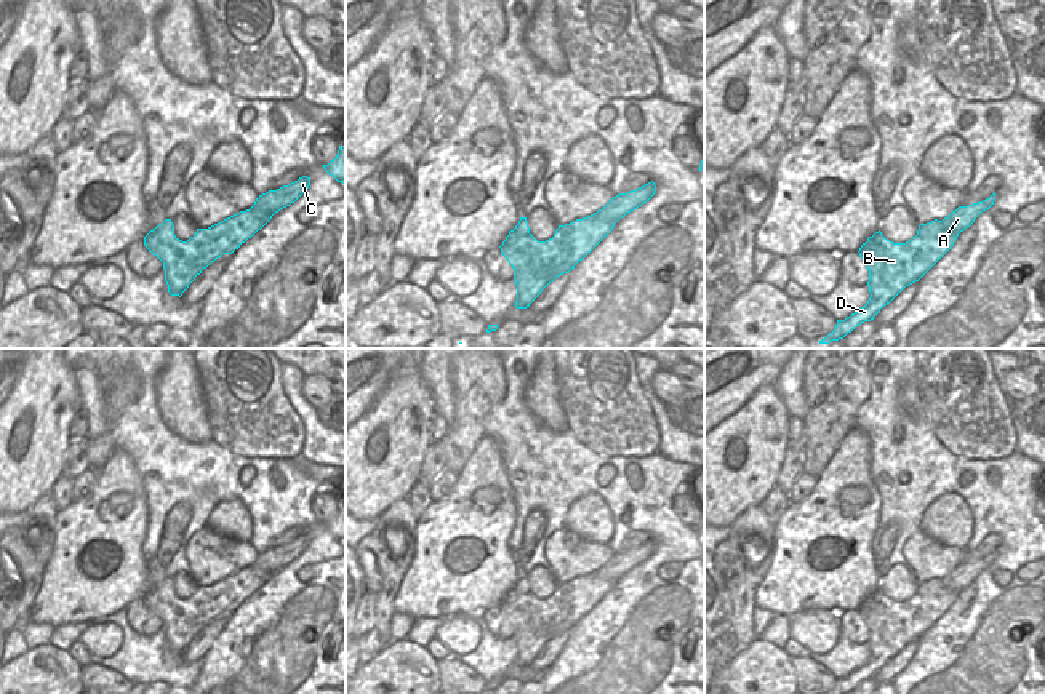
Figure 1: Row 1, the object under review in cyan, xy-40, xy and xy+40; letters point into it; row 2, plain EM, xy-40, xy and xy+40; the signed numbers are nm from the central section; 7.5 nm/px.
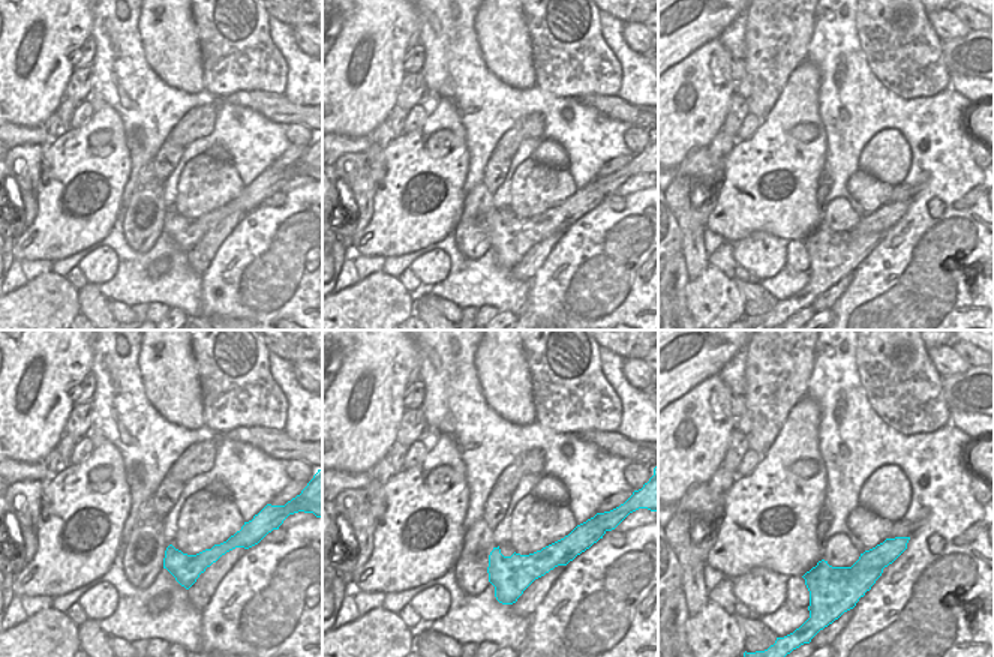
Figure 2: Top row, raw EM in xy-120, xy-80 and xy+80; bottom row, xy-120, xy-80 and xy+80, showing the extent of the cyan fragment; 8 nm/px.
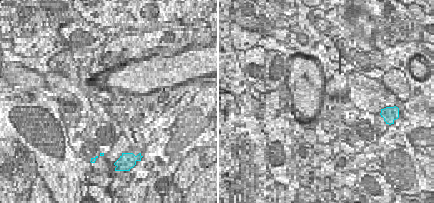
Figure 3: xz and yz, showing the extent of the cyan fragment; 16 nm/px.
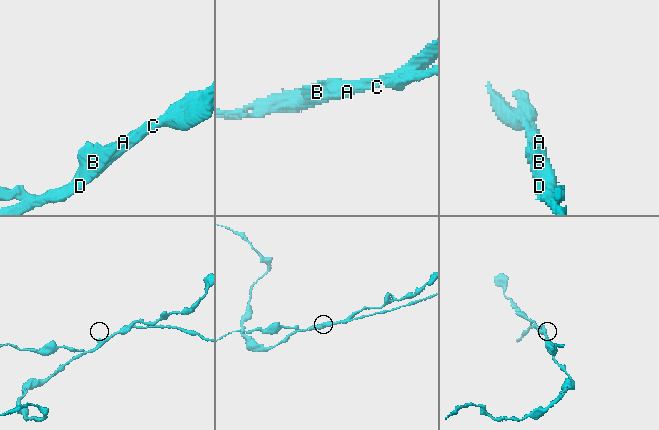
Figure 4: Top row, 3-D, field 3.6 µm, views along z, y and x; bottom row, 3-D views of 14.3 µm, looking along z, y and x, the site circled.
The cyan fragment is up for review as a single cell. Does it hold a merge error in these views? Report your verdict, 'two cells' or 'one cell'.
two cells

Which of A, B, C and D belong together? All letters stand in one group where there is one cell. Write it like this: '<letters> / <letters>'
A C / B D

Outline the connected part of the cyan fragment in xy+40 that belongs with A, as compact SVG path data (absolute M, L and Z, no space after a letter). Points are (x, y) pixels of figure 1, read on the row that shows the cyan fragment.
M995 192L979 201L979 203L973 203L973 205L967 205L967 206L959 206L955 211L952 211L947 217L944 217L941 222L954 233L960 233L963 232L967 227L970 227L975 219L986 209L989 209L995 201Z

